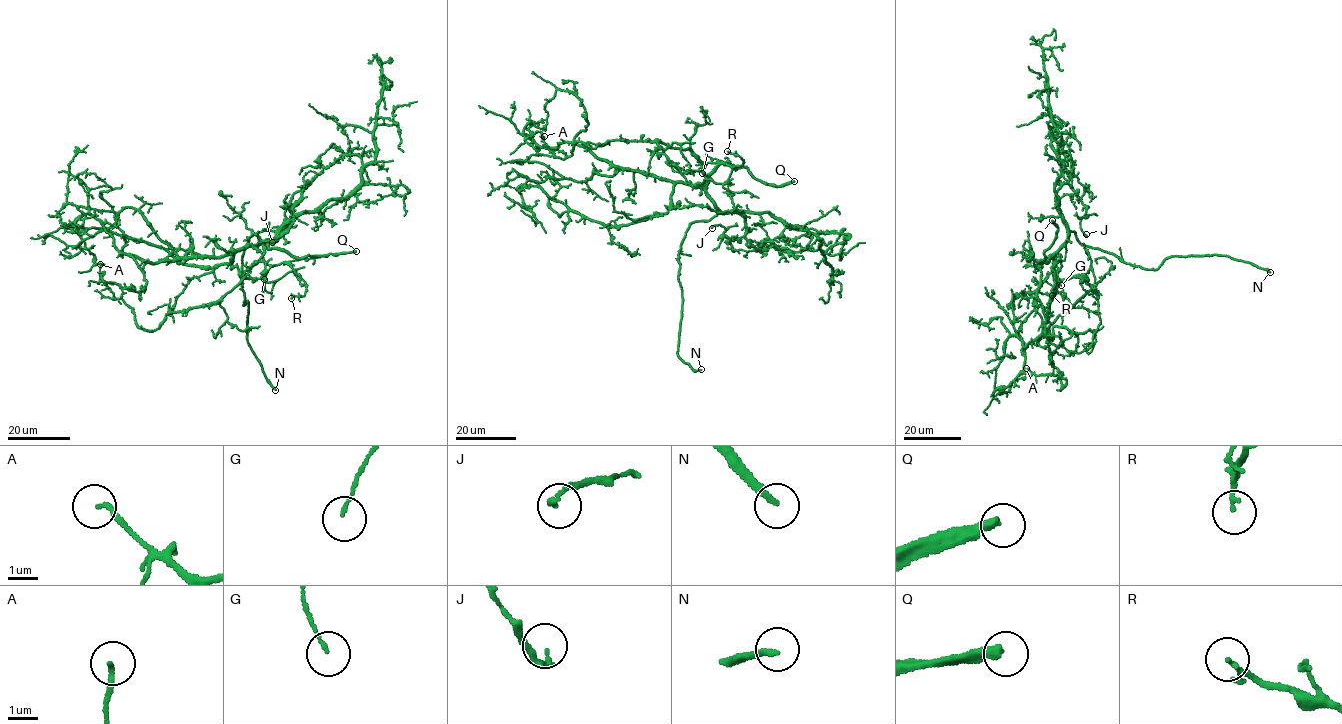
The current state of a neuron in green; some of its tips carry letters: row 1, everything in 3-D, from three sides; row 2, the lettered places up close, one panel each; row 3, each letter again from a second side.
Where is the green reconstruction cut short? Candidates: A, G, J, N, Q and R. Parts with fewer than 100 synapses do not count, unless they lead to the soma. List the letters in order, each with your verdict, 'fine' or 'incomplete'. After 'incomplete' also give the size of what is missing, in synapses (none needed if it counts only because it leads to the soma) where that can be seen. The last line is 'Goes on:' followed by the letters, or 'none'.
A: fine
G: fine
J: fine
N: incomplete
Q: incomplete; about 160 synapses
R: fine
Goes on: N, Q

